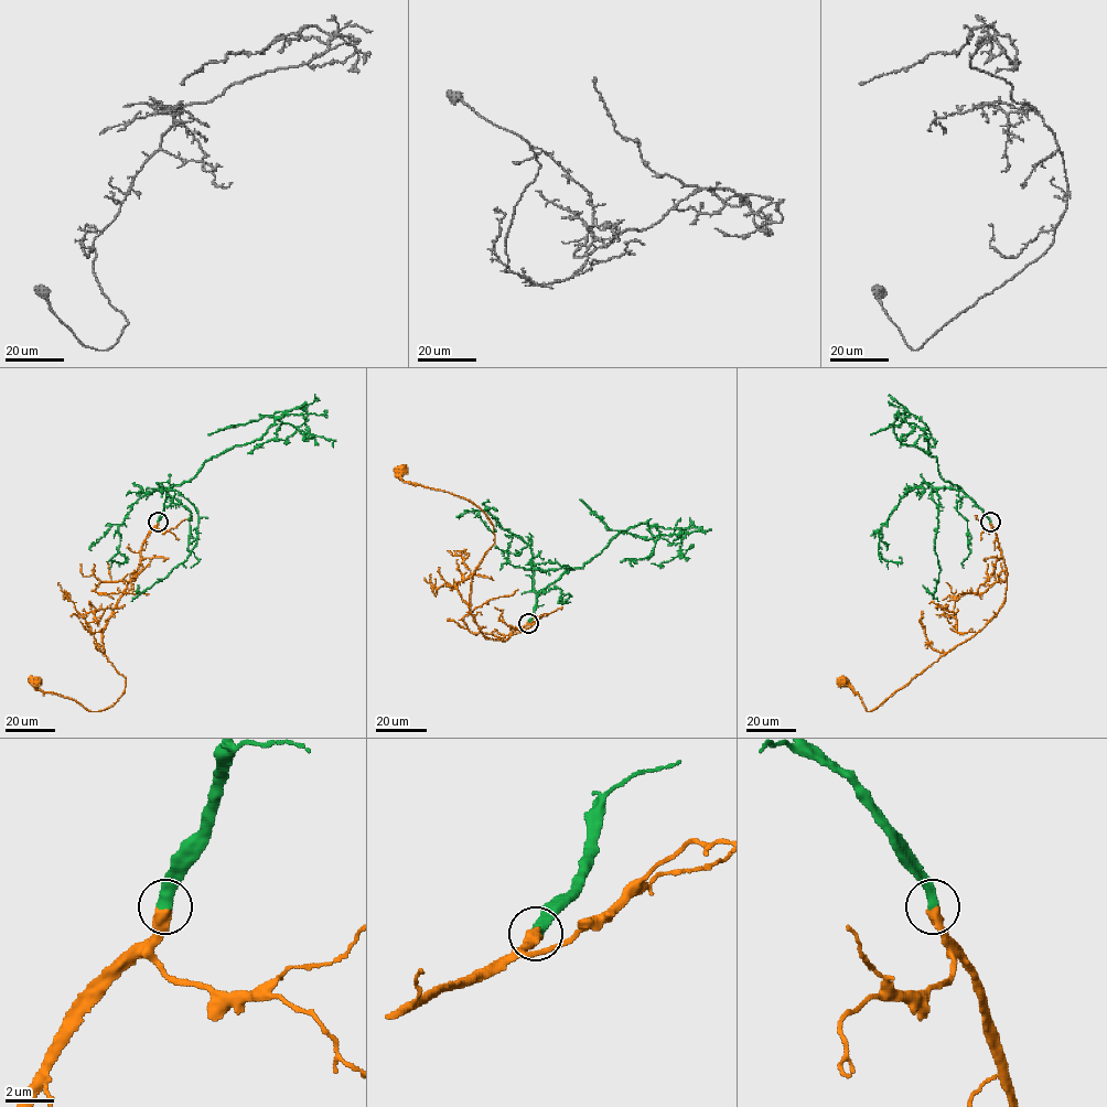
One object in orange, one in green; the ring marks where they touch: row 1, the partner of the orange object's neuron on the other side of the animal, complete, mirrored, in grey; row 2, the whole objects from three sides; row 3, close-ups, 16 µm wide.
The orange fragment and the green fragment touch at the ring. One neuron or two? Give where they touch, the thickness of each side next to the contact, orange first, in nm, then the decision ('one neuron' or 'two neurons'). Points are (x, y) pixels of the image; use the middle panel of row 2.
(528, 623) | 550/480 nm | one neuron

